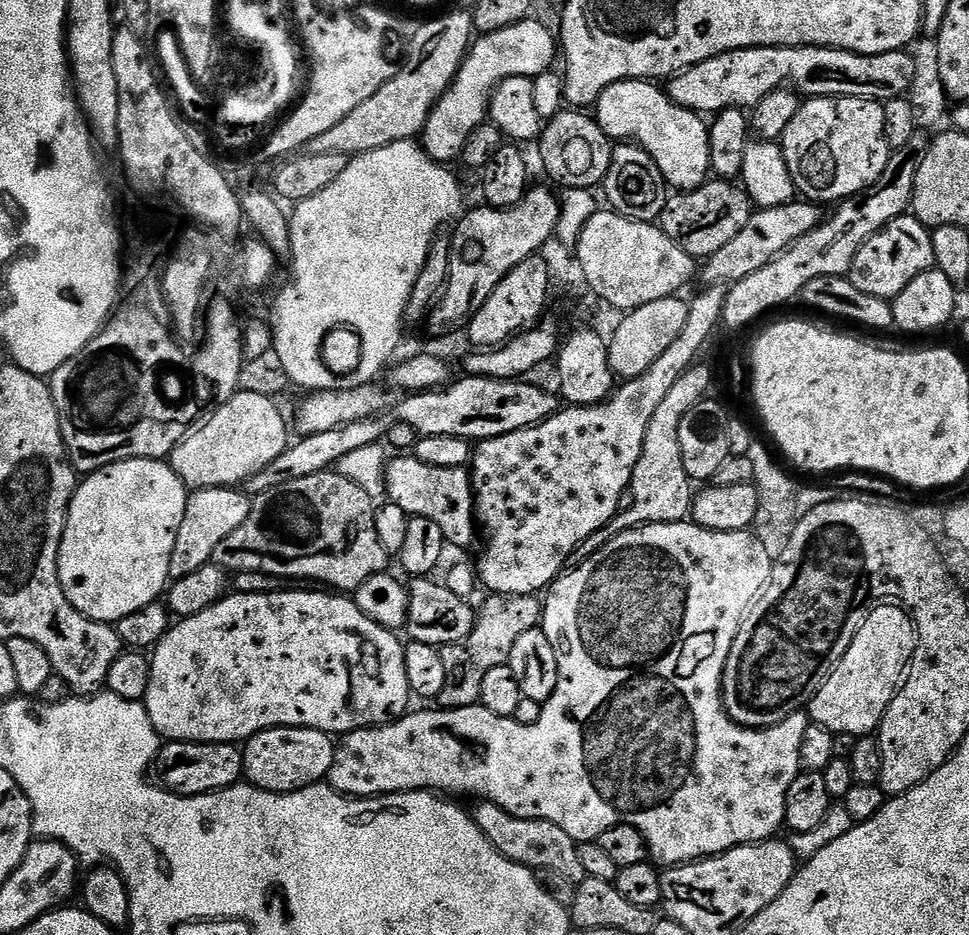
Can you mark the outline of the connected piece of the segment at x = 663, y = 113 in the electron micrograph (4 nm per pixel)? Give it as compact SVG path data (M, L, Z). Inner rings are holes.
M619 80L602 90L595 107L612 108L606 121L611 135L617 141L635 142L646 149L658 170L662 170L664 183L669 189L689 192L700 188L709 179L712 170L709 121L699 111L673 104L659 83L650 80Z

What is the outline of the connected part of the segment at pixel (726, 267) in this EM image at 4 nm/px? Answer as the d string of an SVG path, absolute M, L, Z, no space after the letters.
M793 202L753 211L750 222L746 222L746 226L738 230L738 234L732 241L726 242L722 250L718 250L703 261L698 272L699 279L704 279L705 285L727 284L731 286L742 278L750 278L754 270L762 270L762 266L769 264L775 256L781 256L782 253L788 251L791 244L798 242L798 238L802 238L802 234L808 234L810 230L818 227L822 223L820 208L821 205L816 202Z

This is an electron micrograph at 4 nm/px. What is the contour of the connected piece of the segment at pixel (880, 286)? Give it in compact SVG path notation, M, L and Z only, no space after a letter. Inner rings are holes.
M905 214L894 218L882 230L878 230L858 250L854 258L854 266L850 266L847 279L862 294L874 294L874 298L882 298L886 301L895 300L918 274L926 274L936 268L934 258L934 242L932 233L922 222L918 222L915 216Z

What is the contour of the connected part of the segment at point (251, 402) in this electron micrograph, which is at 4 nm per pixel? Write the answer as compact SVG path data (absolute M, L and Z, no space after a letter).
M237 391L199 427L189 432L182 442L178 442L172 451L170 463L185 488L240 486L258 474L258 470L266 470L266 466L270 466L270 462L274 462L274 458L278 458L278 454L290 446L288 424L276 403L270 396Z

